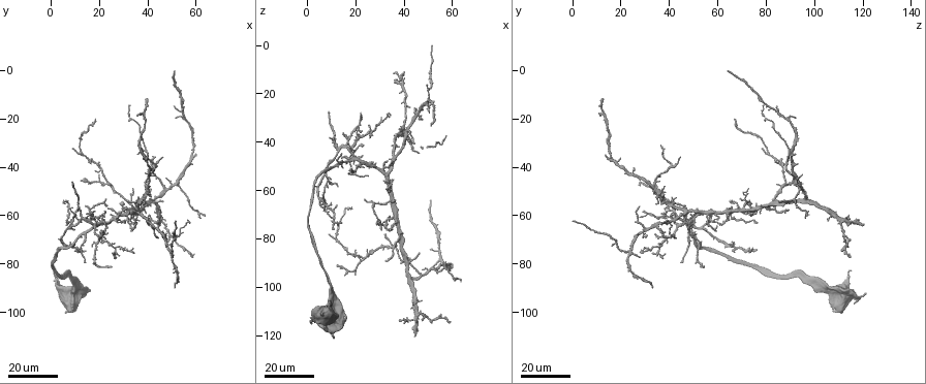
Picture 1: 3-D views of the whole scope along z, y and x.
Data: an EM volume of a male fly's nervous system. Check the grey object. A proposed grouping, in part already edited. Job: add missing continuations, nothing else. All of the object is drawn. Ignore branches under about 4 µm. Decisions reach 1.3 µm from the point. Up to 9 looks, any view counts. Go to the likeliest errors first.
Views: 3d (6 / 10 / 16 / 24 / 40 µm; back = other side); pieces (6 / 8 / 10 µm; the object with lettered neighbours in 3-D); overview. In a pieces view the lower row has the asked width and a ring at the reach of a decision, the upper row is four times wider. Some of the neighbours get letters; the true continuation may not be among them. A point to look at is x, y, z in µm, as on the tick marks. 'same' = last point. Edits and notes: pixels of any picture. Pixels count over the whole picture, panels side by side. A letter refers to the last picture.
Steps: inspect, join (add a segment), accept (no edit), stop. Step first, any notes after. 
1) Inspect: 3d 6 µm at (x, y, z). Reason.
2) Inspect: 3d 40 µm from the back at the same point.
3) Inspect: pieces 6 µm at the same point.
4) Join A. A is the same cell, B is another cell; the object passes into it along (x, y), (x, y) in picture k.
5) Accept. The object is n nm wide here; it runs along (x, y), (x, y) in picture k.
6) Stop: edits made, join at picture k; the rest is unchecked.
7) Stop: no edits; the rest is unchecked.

Inspect: 3d 24 µm at (51, 1, 64).

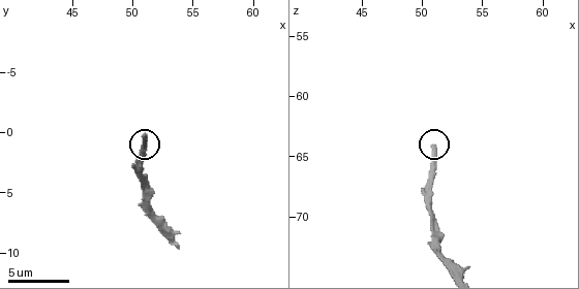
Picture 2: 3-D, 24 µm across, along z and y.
Inspect: pieces 8 µm at (51.0, 0.2, 64.0).

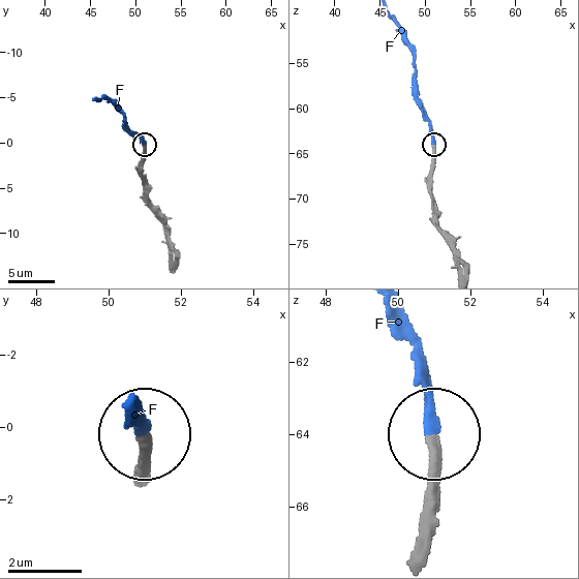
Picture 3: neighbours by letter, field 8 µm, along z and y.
Join F. F is the same cell; the object passes into it along (432, 169), (432, 132), (418, 95), (414, 52), (391, 17) in picture 3; the neuron continues.

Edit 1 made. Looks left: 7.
Inspect: overview.

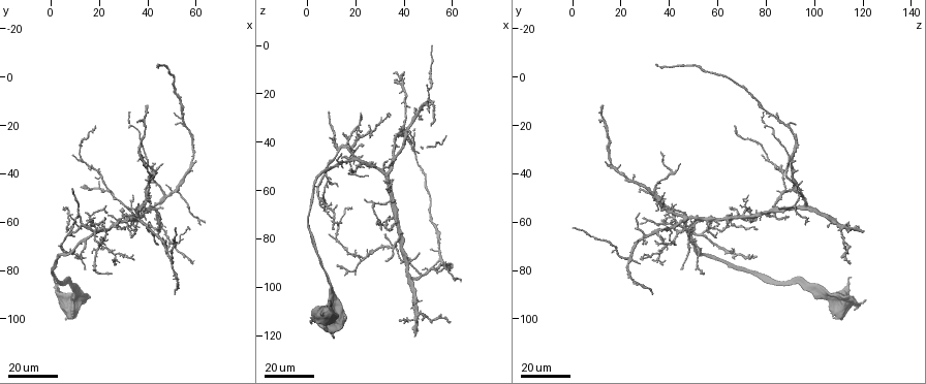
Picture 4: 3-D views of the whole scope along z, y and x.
Inspect: 3d 16 µm at (46, 55, 86). Free end.

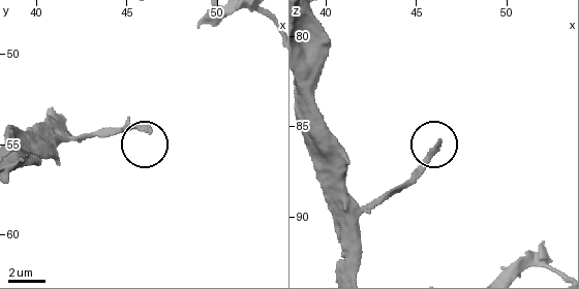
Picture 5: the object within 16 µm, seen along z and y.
Inspect: pieces 8 µm at (46.3, 54.3, 86.0).

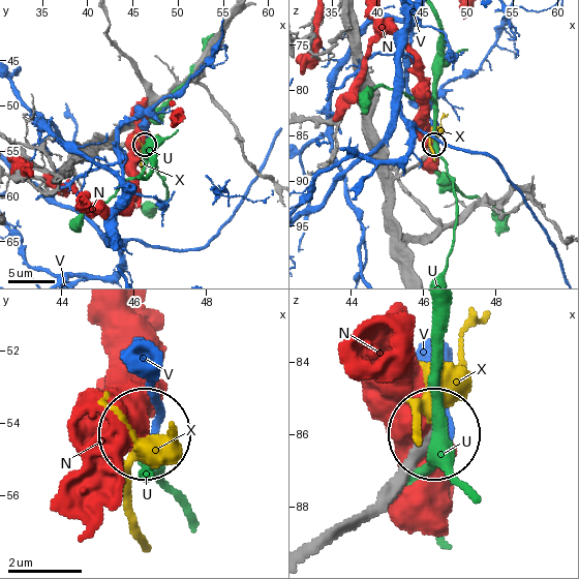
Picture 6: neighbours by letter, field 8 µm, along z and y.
Accept. The object is 230 nm wide here; N, U, V and X are other cells; it runs along (310, 546), (357, 518), (427, 437) in picture 6; no lettered segment goes on from it.

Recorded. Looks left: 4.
Inspect: 3d 24 µm at (2, 83, 116). Branch stops here.

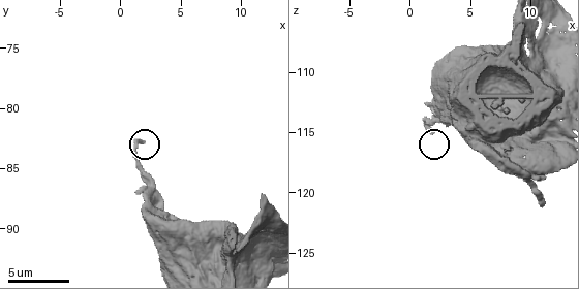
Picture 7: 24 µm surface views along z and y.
Inspect: pieces 10 µm at (1.8, 82.8, 114.8). See the neighbours.

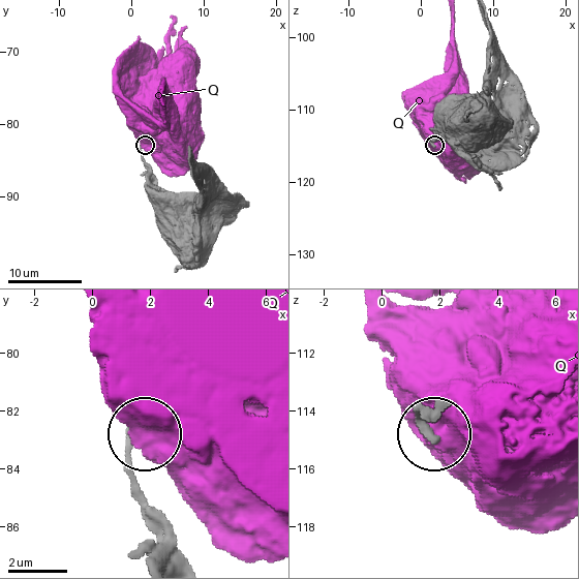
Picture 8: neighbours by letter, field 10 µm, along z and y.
Accept. Q is another cell; no lettered segment goes on from it.

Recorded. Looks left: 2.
Inspect: 3d 16 µm at (25, 82, 55). End of a long branch.

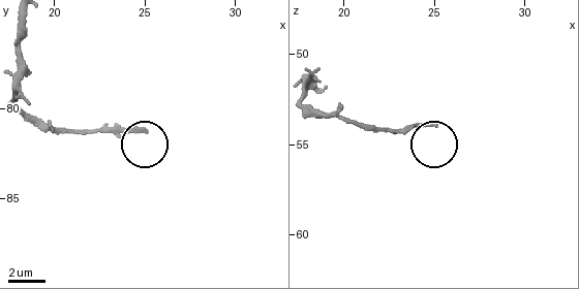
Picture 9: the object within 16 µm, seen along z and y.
Inspect: pieces 8 µm at (25.0, 81.2, 53.8).

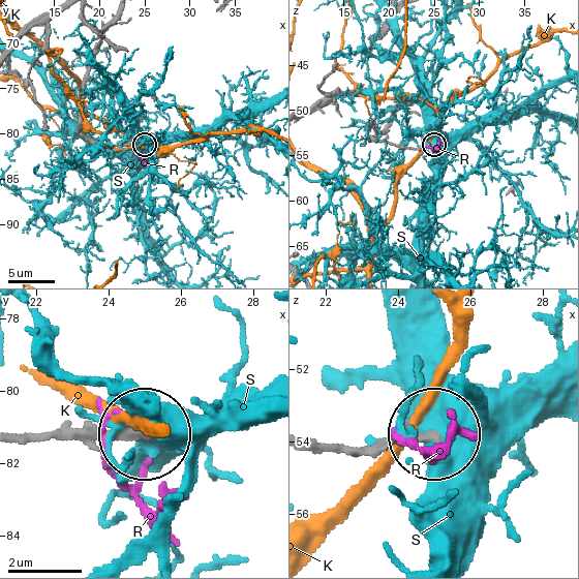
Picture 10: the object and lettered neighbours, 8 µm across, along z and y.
Accept. K, R and S are other cells; it runs along (312, 442), (367, 451), (429, 435) in picture 10; no lettered segment goes on from it.

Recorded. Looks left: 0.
Stop: edits made, join at picture 3; the rest is unchecked.

